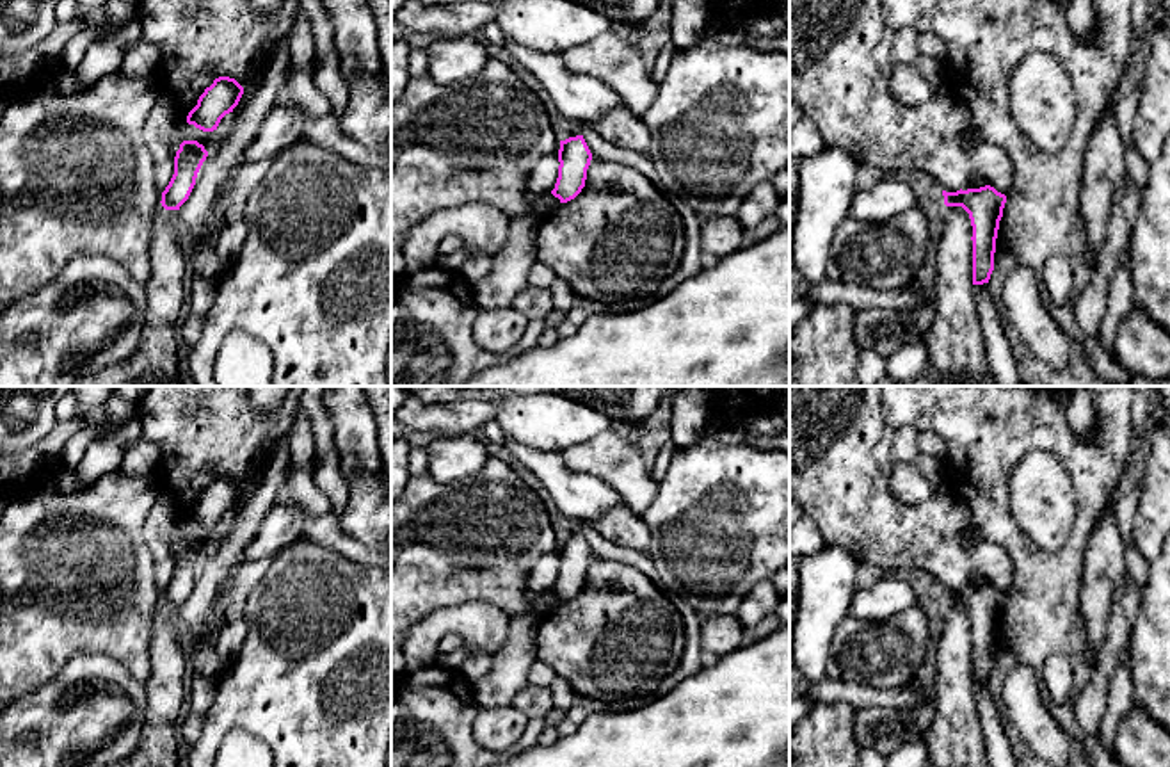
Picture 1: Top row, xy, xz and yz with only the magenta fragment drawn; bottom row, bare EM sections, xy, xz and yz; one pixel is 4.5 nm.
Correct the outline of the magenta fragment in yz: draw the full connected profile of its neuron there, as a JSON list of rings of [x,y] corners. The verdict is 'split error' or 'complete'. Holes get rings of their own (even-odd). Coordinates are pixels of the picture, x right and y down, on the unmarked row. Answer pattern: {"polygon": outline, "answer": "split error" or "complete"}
{"polygon": [[[994,585],[942,589],[946,605],[962,605],[973,625],[973,683],[989,682],[994,669],[996,637],[1006,594]]], "answer": "complete"}

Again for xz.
{"polygon": [[[583,534],[560,539],[558,548],[558,577],[551,593],[567,601],[574,598],[585,585],[587,568],[590,564],[592,552]]], "answer": "complete"}

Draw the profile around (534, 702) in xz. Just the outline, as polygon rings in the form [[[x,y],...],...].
[[[526,685],[516,694],[512,706],[525,714],[528,719],[544,719],[555,708],[549,687]]]

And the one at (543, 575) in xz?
[[[558,550],[542,555],[528,575],[526,589],[537,594],[549,593],[558,577],[558,564]]]

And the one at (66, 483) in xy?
[[[62,466],[60,472],[57,473],[55,480],[55,491],[64,493],[64,495],[73,495],[76,491],[87,489],[89,486],[82,486],[80,480],[76,479],[76,466]]]

